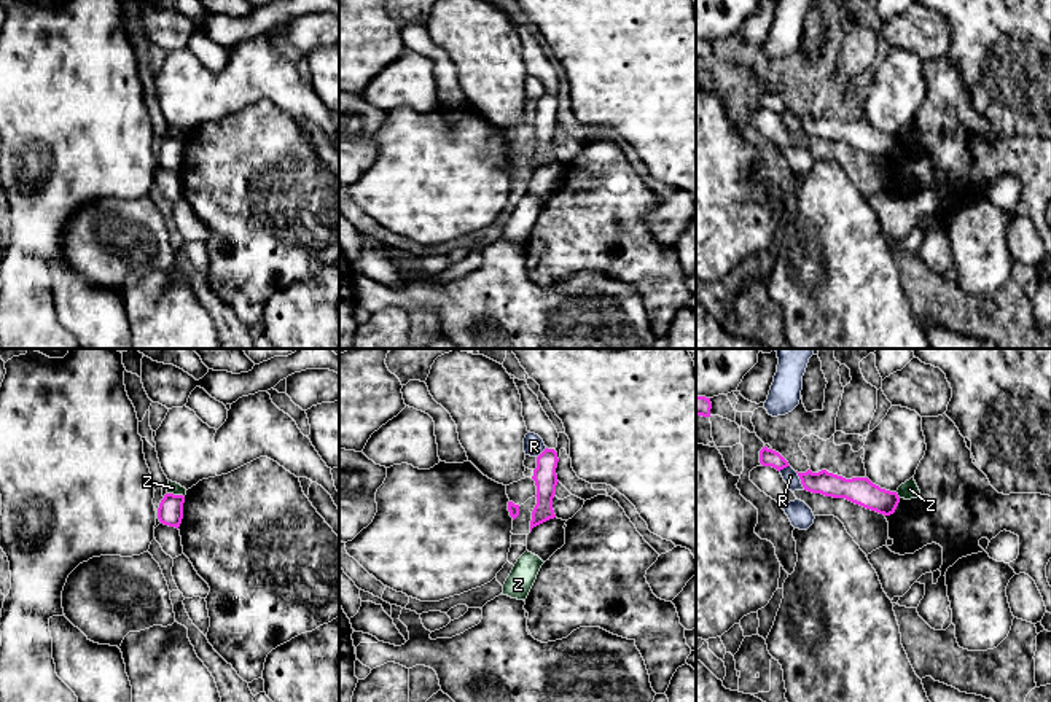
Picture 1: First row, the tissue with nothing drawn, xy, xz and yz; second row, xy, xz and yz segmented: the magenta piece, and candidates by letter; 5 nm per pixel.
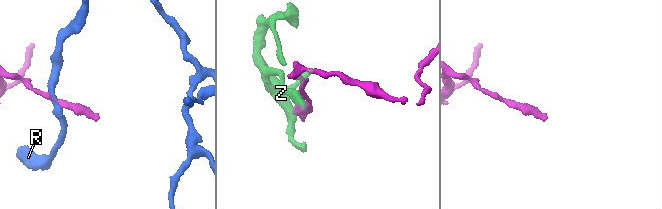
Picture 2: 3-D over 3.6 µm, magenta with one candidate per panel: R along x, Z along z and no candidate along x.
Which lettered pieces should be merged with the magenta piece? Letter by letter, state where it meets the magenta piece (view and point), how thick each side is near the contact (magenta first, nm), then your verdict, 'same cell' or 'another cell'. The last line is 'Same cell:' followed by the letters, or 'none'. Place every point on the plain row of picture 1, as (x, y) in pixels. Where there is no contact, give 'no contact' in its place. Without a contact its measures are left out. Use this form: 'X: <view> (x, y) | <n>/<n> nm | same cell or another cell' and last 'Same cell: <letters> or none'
R: yz (800, 121) | 120/80 nm | another cell
Z: xy (175, 139) | 130/60 nm | another cell
Same cell: none

